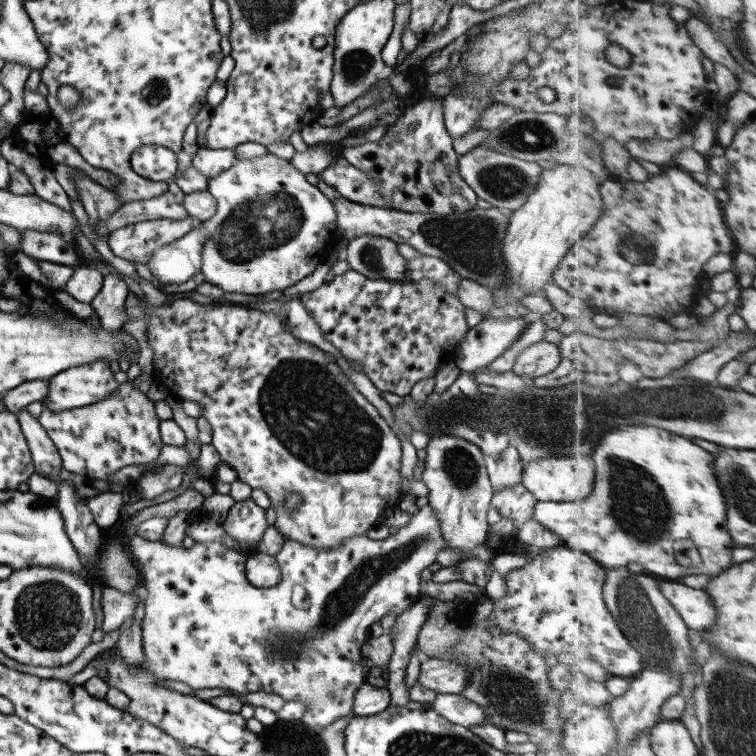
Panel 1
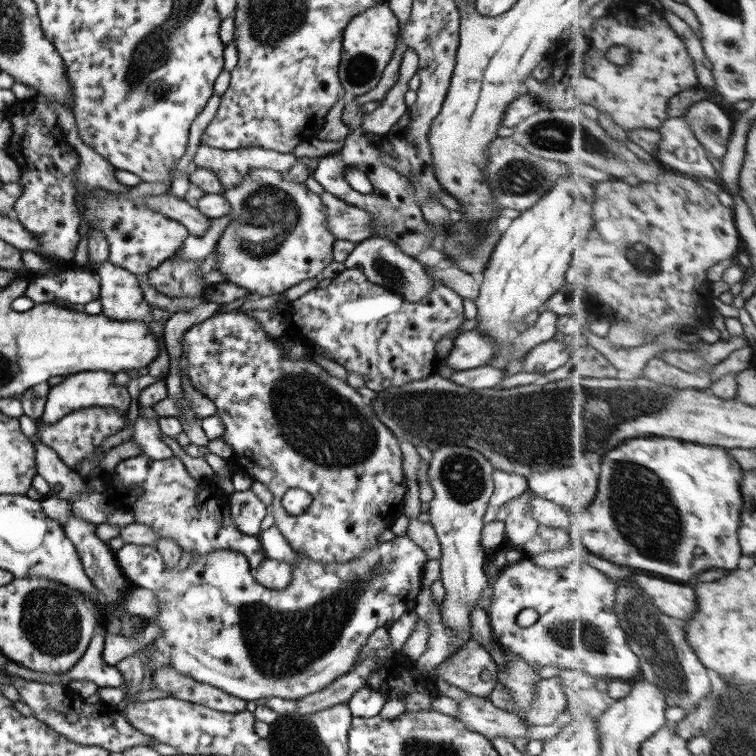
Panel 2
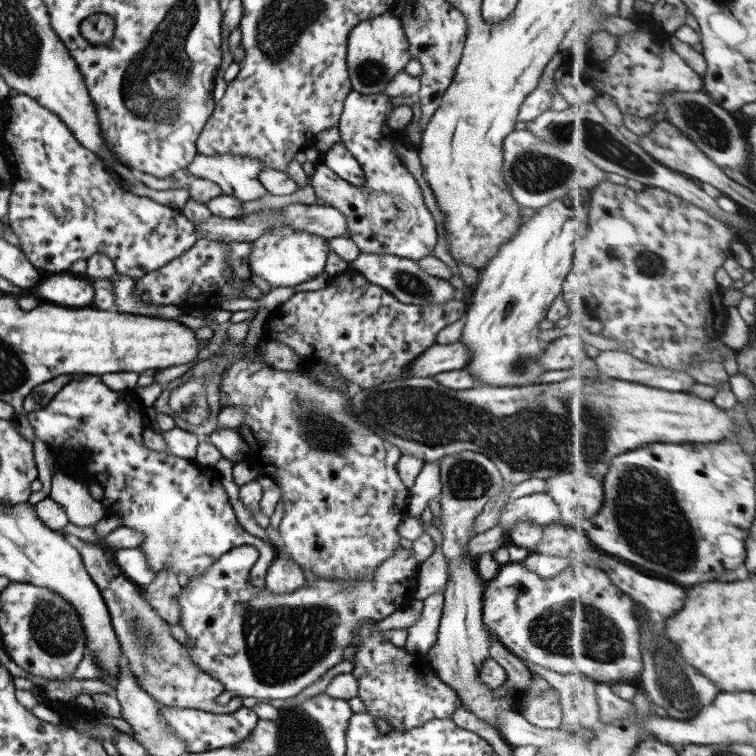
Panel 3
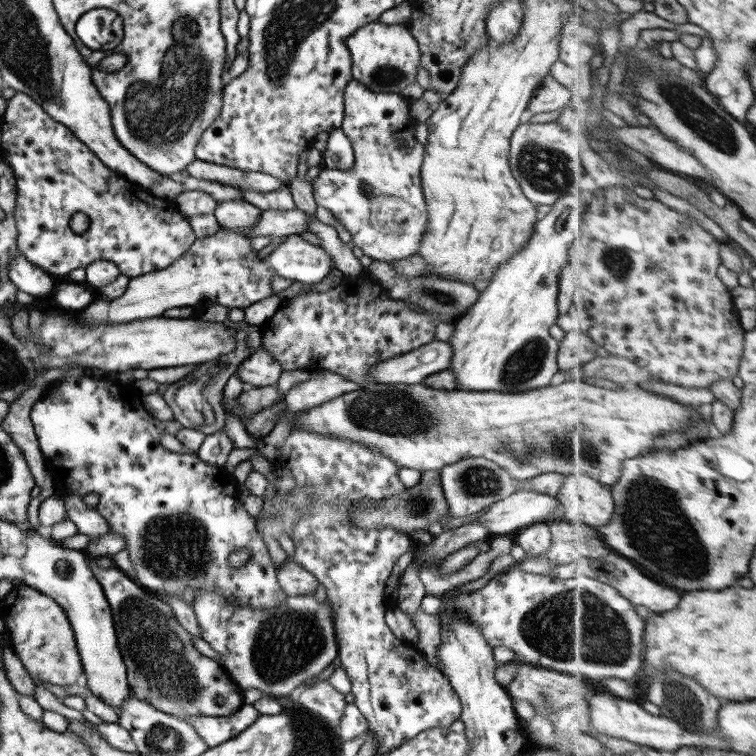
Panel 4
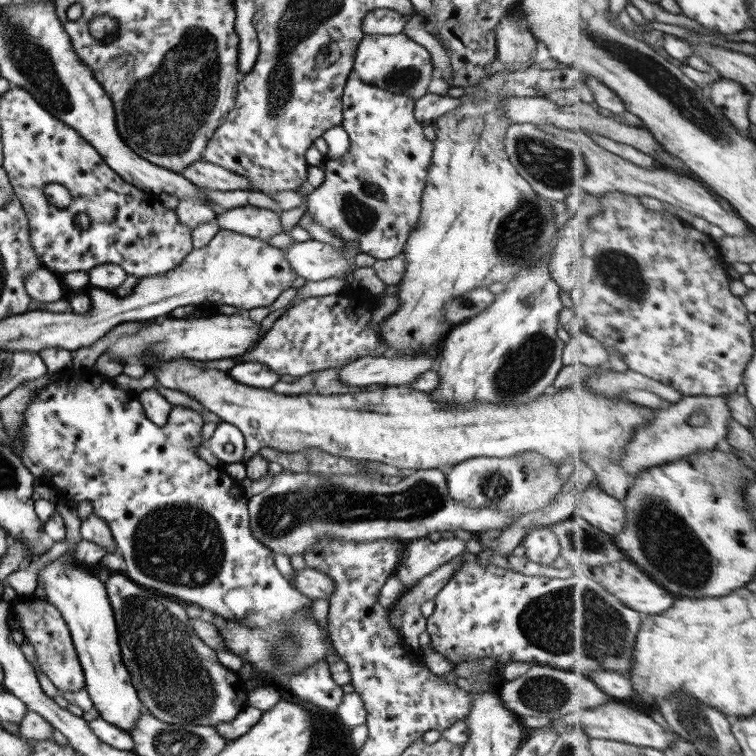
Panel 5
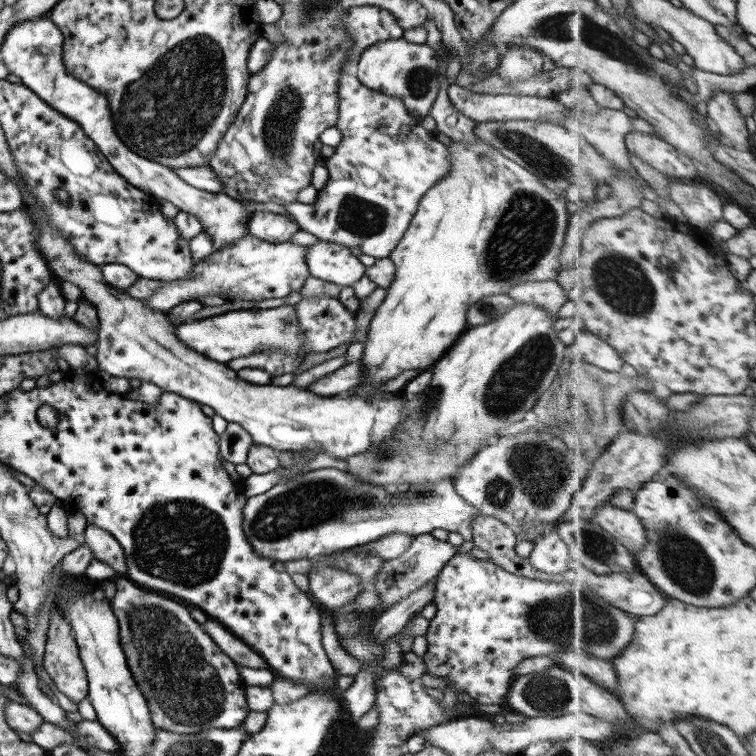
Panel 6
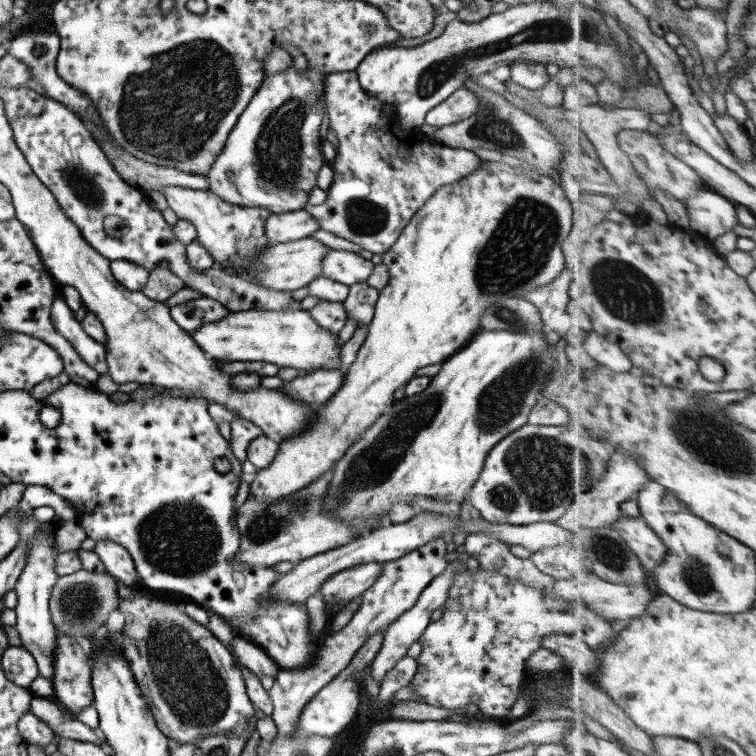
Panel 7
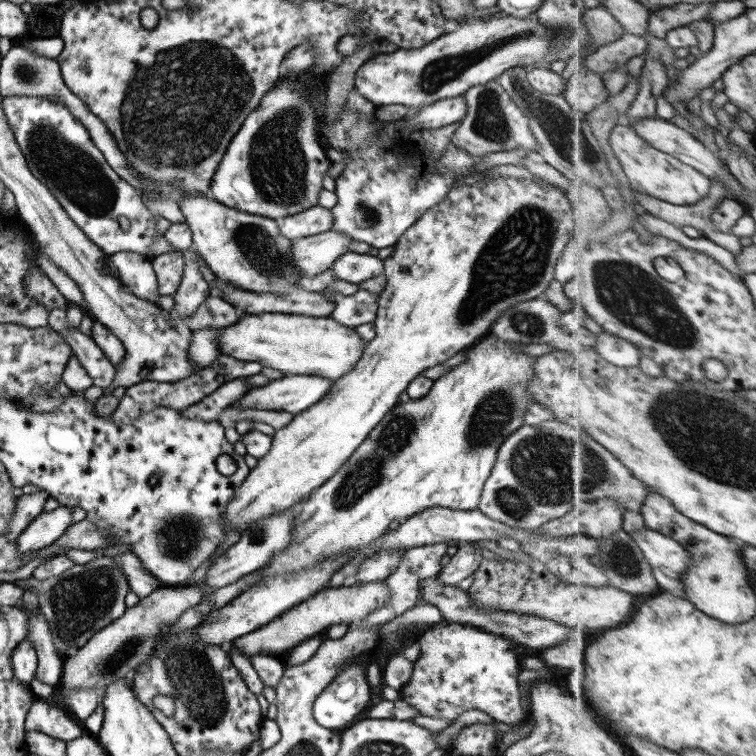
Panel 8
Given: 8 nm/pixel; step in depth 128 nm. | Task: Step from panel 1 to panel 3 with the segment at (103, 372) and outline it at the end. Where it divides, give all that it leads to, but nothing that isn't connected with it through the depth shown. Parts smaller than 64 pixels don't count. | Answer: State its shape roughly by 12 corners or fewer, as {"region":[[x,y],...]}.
{"region":[[88,375],[27,413],[71,475],[189,579],[271,545],[240,526],[214,468],[142,443],[130,394]]}

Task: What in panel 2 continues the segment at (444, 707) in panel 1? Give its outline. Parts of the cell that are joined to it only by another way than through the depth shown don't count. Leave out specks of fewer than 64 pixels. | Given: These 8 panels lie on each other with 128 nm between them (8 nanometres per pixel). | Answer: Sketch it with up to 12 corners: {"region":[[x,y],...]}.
{"region":[[490,697],[457,700],[466,728],[492,740],[525,738],[530,724]]}

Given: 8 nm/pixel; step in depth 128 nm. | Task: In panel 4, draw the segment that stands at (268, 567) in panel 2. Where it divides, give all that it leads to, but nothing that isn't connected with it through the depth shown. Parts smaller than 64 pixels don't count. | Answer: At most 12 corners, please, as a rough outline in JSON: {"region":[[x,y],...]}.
{"region":[[292,559],[277,569],[287,596],[315,594],[318,579]]}

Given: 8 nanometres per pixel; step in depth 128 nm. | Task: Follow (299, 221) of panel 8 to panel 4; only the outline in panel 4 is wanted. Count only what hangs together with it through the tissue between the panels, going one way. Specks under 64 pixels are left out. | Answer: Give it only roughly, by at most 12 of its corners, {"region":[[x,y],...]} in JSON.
{"region":[[242,199],[218,202],[221,227],[250,232],[261,209]]}

